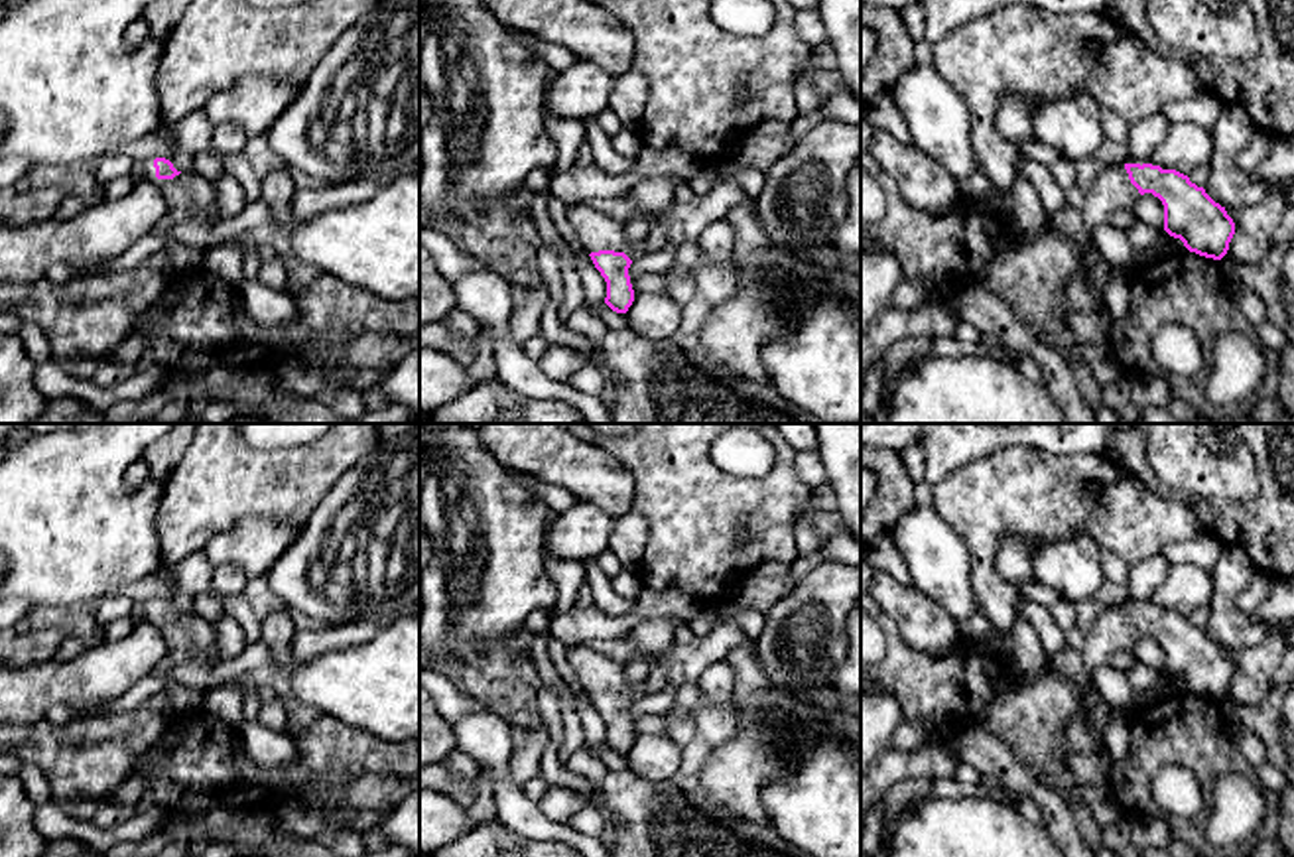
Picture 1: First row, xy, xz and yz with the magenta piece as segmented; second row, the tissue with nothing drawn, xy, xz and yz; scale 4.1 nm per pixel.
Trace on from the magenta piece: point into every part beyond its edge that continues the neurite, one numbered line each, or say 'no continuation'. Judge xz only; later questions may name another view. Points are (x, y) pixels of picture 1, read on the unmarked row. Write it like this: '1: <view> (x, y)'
1: xz (597, 672)

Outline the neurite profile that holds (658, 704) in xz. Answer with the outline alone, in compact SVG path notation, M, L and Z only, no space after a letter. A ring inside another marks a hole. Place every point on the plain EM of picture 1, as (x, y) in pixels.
M678 678L670 680L660 692L648 693L632 701L628 709L630 725L636 717L642 717L642 715L650 715L650 713L668 715L674 705L676 690L678 690Z

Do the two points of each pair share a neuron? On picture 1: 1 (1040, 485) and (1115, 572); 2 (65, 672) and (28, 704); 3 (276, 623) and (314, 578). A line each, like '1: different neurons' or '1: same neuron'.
1: different neurons
2: same neuron
3: different neurons

